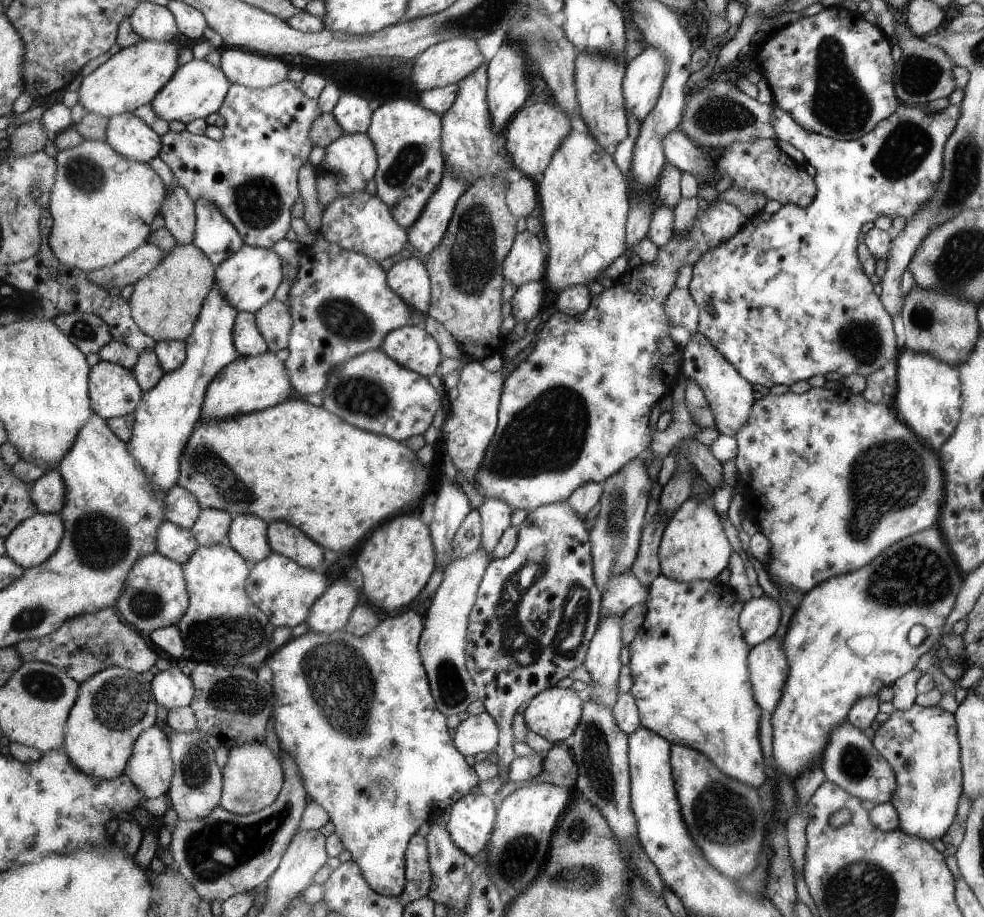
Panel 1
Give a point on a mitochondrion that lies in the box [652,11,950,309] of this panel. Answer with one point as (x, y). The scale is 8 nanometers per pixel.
(838, 101)

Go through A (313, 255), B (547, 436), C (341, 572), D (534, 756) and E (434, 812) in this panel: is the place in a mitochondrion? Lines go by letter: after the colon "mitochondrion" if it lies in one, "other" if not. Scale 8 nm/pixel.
A: other
B: mitochondrion
C: other
D: other
E: other

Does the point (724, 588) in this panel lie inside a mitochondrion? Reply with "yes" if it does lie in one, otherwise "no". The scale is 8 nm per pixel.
no

